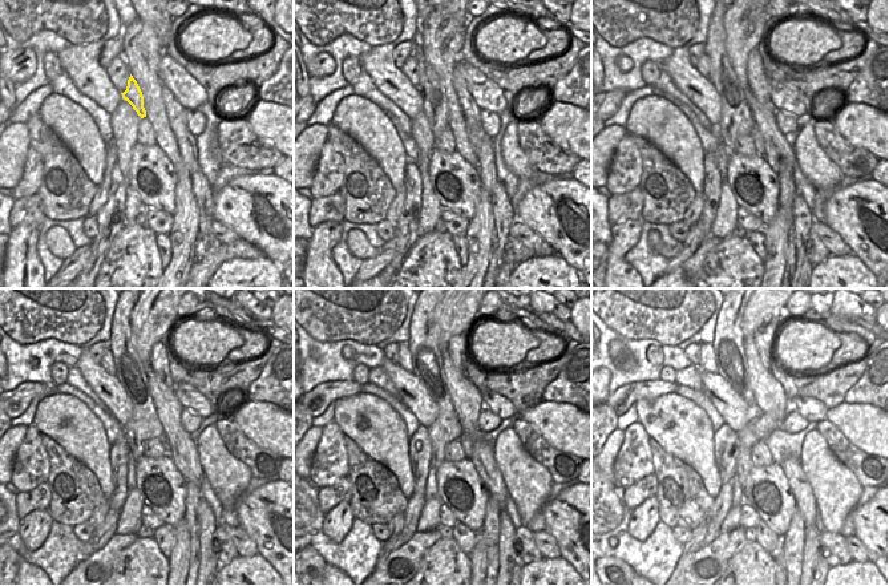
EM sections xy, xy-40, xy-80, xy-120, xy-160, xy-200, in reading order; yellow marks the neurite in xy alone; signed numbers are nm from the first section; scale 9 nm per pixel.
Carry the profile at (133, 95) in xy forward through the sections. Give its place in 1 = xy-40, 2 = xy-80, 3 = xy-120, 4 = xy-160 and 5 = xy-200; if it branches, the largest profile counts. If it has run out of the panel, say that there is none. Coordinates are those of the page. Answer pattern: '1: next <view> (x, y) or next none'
1: next xy-40 (435, 105)
2: next xy-80 (734, 105)
3: next xy-120 (129, 370)
4: next xy-160 (428, 366)
5: next xy-200 (728, 343)

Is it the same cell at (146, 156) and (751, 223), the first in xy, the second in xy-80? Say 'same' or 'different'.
different

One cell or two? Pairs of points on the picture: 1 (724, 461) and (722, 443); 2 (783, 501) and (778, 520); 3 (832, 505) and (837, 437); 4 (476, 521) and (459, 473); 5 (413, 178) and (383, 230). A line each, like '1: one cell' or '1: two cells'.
1: one cell
2: one cell
3: two cells
4: one cell
5: two cells

